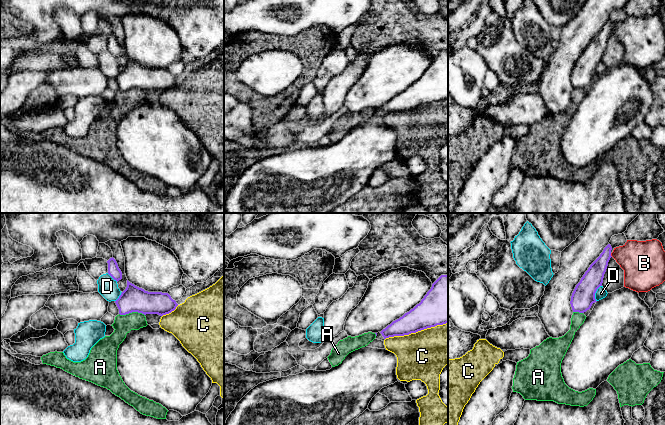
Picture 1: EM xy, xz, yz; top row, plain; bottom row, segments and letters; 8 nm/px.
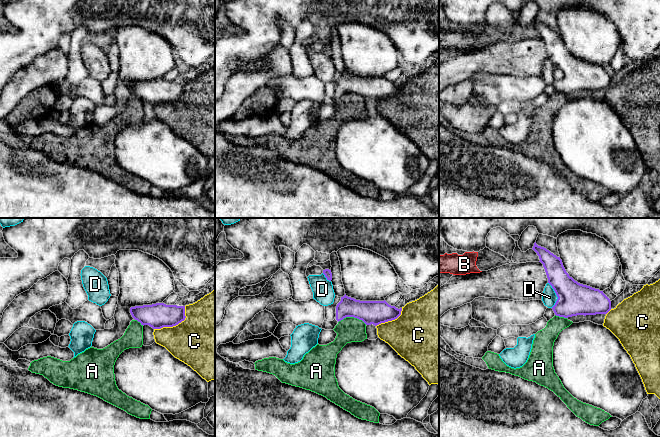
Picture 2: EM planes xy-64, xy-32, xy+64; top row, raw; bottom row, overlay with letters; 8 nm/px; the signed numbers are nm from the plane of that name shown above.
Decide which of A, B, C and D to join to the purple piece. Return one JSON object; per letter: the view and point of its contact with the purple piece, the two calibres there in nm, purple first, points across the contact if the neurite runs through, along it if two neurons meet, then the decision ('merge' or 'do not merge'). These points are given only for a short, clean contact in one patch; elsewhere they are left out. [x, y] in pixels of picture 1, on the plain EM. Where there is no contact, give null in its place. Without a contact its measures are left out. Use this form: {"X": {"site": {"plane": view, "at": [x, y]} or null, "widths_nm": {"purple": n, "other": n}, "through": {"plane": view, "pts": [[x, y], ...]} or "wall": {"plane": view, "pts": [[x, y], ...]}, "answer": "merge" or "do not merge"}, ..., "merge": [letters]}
{"A": {"site": {"plane": "xy", "at": [132, 87]}, "widths_nm": {"purple": 200, "other": 160}, "wall": {"plane": "xy", "pts": [[119, 89], [141, 88], [144, 91]]}, "answer": "do not merge"}, "B": {"site": {"plane": "yz", "at": [610, 31]}, "widths_nm": {"purple": 160, "other": 320}, "answer": "do not merge"}, "C": {"site": {"plane": "xz", "at": [416, 107]}, "widths_nm": {"purple": 280, "other": 380}, "answer": "do not merge"}, "D": {"site": {"plane": "yz", "at": [595, 68]}, "widths_nm": {"purple": 190, "other": 90}, "answer": "do not merge"}, "merge": []}

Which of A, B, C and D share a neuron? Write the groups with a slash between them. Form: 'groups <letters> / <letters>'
groups A / B / C / D

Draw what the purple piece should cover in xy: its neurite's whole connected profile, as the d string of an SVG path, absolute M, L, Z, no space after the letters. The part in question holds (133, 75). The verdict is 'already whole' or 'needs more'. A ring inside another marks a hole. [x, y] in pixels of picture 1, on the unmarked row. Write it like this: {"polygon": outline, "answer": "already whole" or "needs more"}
{"polygon": "M127 56L127 63L115 77L120 91L132 88L158 90L160 92L171 89L178 80L168 69L148 68L135 62Z", "answer": "already whole"}

